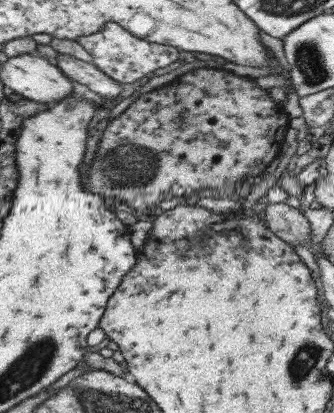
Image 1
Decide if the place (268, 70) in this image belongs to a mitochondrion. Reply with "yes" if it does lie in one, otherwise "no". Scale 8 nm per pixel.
no

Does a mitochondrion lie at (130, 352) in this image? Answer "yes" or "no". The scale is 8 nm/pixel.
no

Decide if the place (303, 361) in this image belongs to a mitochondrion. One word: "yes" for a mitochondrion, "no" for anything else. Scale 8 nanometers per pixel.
yes

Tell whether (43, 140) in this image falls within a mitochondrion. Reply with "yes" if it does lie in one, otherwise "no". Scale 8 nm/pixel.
no

